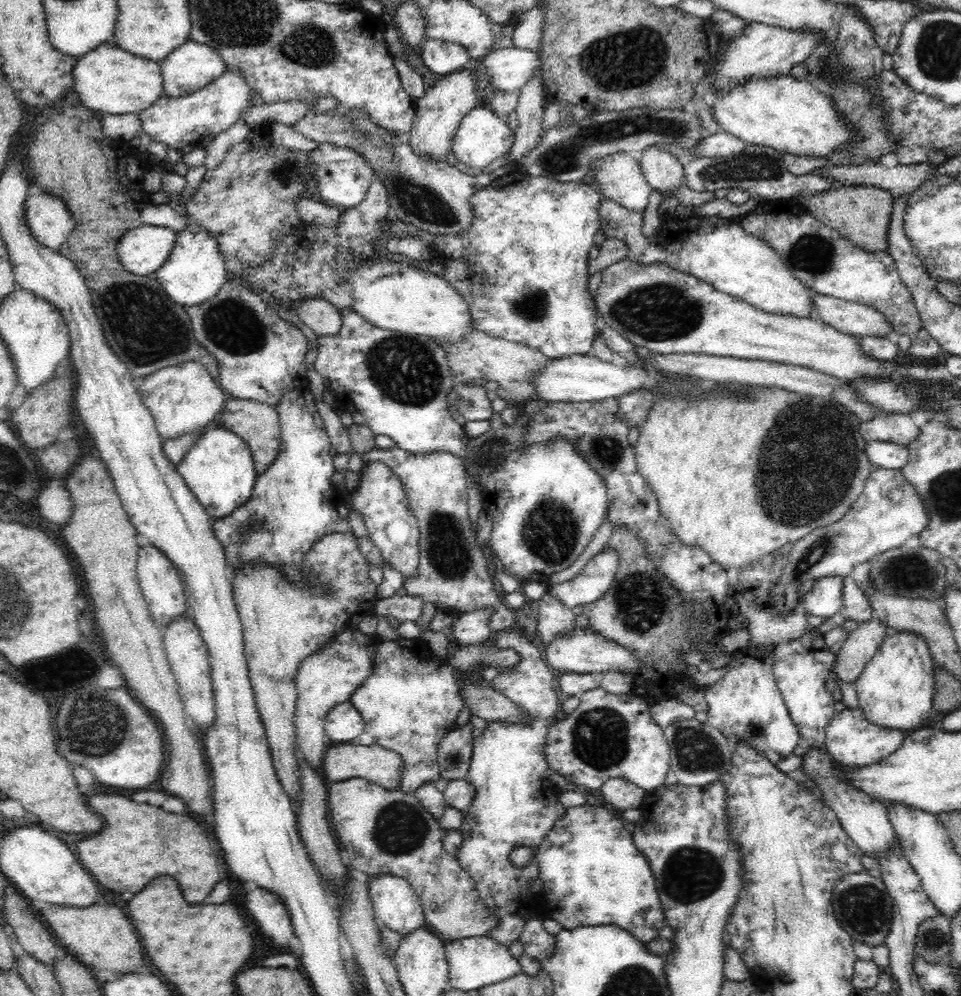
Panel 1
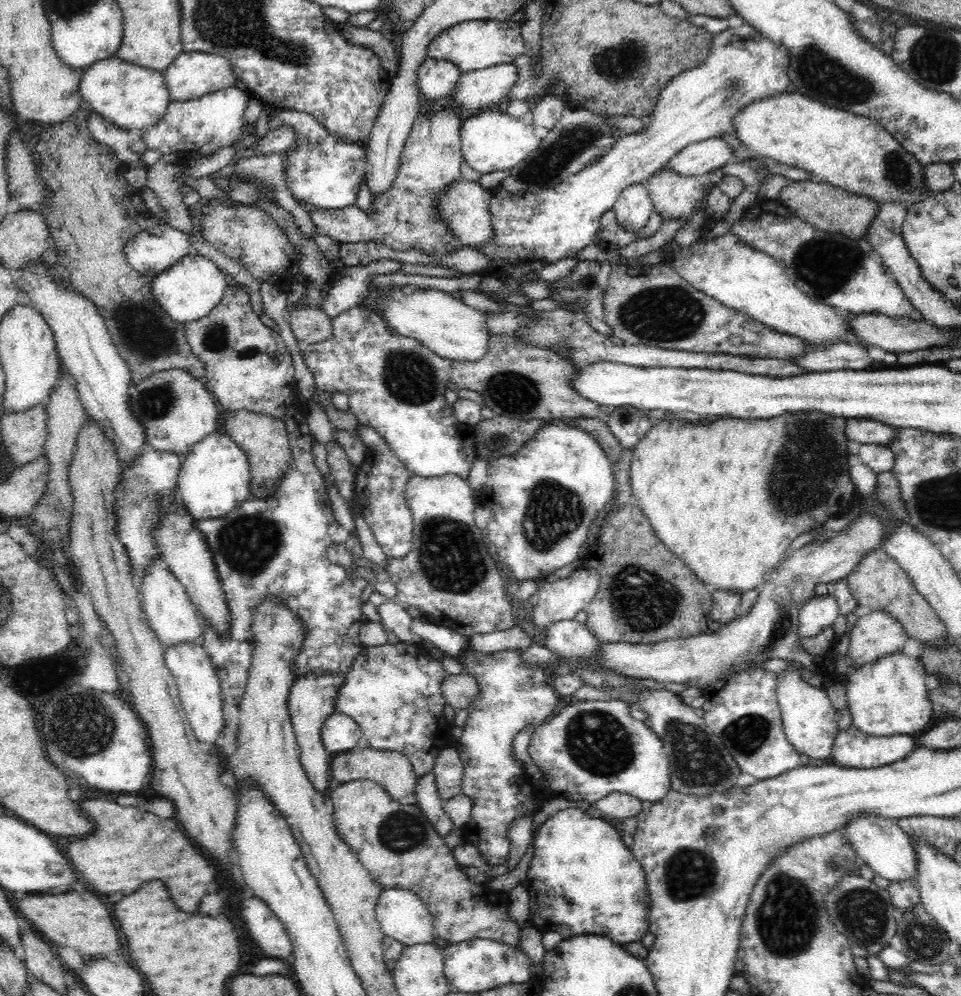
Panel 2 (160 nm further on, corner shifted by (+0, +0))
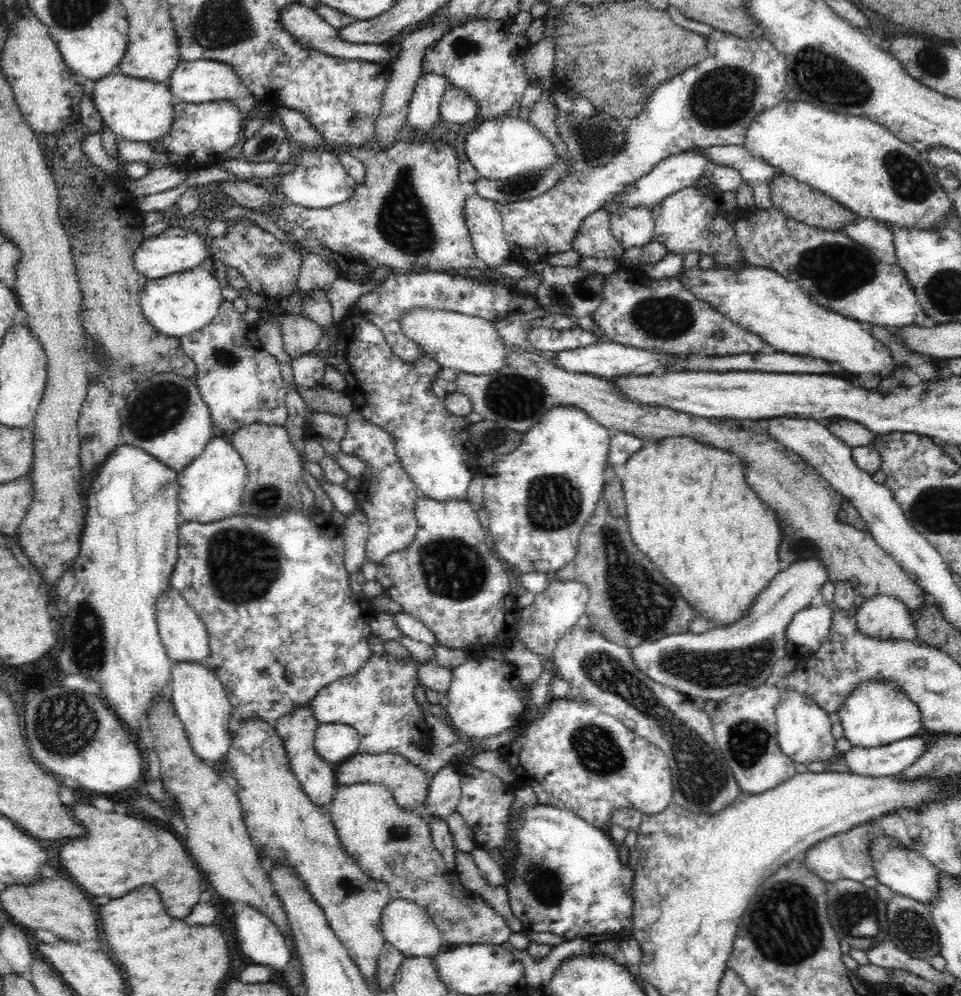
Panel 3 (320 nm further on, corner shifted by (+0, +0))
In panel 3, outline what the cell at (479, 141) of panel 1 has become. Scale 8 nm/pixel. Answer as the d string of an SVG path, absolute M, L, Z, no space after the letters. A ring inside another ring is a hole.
M513 114L497 119L477 122L476 128L466 135L465 154L481 177L504 180L514 176L549 170L559 158L550 140L544 137L530 120L522 120Z

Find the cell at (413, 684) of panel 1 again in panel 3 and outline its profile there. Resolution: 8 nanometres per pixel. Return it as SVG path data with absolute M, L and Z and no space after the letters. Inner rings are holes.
M374 654L368 656L368 660L356 674L344 676L321 688L316 696L309 701L311 713L318 724L347 724L354 727L360 735L358 753L396 753L404 756L414 764L419 764L420 758L430 753L428 750L430 741L433 740L430 729L421 715L421 706L414 697L414 687L419 682L417 673L418 661L398 661L390 654Z

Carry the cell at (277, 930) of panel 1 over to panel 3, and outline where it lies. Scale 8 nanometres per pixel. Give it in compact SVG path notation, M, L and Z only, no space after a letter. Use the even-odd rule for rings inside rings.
M249 904L238 907L240 912L236 916L236 942L238 942L238 948L242 950L244 956L252 958L254 964L262 964L272 970L282 971L283 968L290 962L291 956L286 939L283 934L280 934L280 929L272 924L272 921L264 916L263 912L256 910Z

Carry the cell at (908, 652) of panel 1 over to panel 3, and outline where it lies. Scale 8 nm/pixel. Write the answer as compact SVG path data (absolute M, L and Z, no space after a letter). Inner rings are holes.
M864 680L848 694L844 704L839 708L839 719L843 726L843 736L848 738L851 746L878 748L904 740L923 732L923 724L918 706L914 704L903 690L895 686L893 680Z

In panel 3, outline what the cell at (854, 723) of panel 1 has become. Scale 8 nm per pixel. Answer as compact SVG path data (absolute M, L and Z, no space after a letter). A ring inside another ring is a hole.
M912 736L884 744L878 748L851 746L845 754L846 766L852 773L862 776L899 776L914 764L926 750L926 740Z

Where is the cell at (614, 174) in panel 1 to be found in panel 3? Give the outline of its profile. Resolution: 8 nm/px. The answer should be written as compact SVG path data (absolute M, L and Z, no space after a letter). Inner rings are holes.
M618 206L611 215L611 233L625 250L632 246L646 246L654 238L655 220L645 206Z

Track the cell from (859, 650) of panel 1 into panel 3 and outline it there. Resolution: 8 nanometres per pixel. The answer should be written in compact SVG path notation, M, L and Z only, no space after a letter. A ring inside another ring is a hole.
M874 595L857 608L855 613L858 631L871 638L917 641L914 612L902 600L890 595Z

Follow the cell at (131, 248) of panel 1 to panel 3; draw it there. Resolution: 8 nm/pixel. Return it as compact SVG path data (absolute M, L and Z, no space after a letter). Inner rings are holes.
M180 223L142 241L134 252L134 266L147 279L156 280L202 265L208 256L207 252L209 249L206 249L204 238L189 230L185 223Z

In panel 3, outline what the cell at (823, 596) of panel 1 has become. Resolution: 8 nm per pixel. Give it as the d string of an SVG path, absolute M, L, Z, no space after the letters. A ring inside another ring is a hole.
M820 601L811 604L810 606L804 608L804 610L800 610L800 612L794 615L794 618L786 627L786 641L798 648L806 646L810 648L812 654L816 653L829 636L833 612L834 609L832 609L832 607L825 605L824 602Z

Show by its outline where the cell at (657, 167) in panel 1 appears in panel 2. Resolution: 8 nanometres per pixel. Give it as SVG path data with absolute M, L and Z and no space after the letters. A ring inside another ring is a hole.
M668 166L662 168L655 176L648 180L647 192L652 199L655 212L661 217L662 223L664 220L679 219L679 226L692 218L692 214L702 206L704 200L704 190L706 190L706 182L708 175L682 177L672 171L668 171Z

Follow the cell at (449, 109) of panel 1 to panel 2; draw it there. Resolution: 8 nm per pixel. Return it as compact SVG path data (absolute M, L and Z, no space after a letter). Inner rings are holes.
M454 106L452 108L442 108L437 112L430 112L430 114L418 114L401 155L395 181L387 191L377 194L377 197L372 199L371 213L362 211L355 202L339 209L310 207L309 215L317 233L330 236L339 245L346 244L346 242L376 240L376 242L383 242L388 248L394 250L404 251L410 250L410 248L421 248L427 254L446 254L446 252L454 252L454 250L458 250L460 246L463 246L452 235L452 229L448 227L446 220L440 217L440 207L436 207L438 206L440 192L444 192L444 188L448 188L450 184L454 184L456 180L461 178L461 164L463 162L461 124L458 114L454 113Z

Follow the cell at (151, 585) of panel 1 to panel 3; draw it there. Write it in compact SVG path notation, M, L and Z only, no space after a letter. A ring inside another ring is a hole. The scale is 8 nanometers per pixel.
M170 586L156 598L156 623L158 623L158 634L165 647L168 660L172 664L184 661L206 664L210 644L205 624L186 599Z

